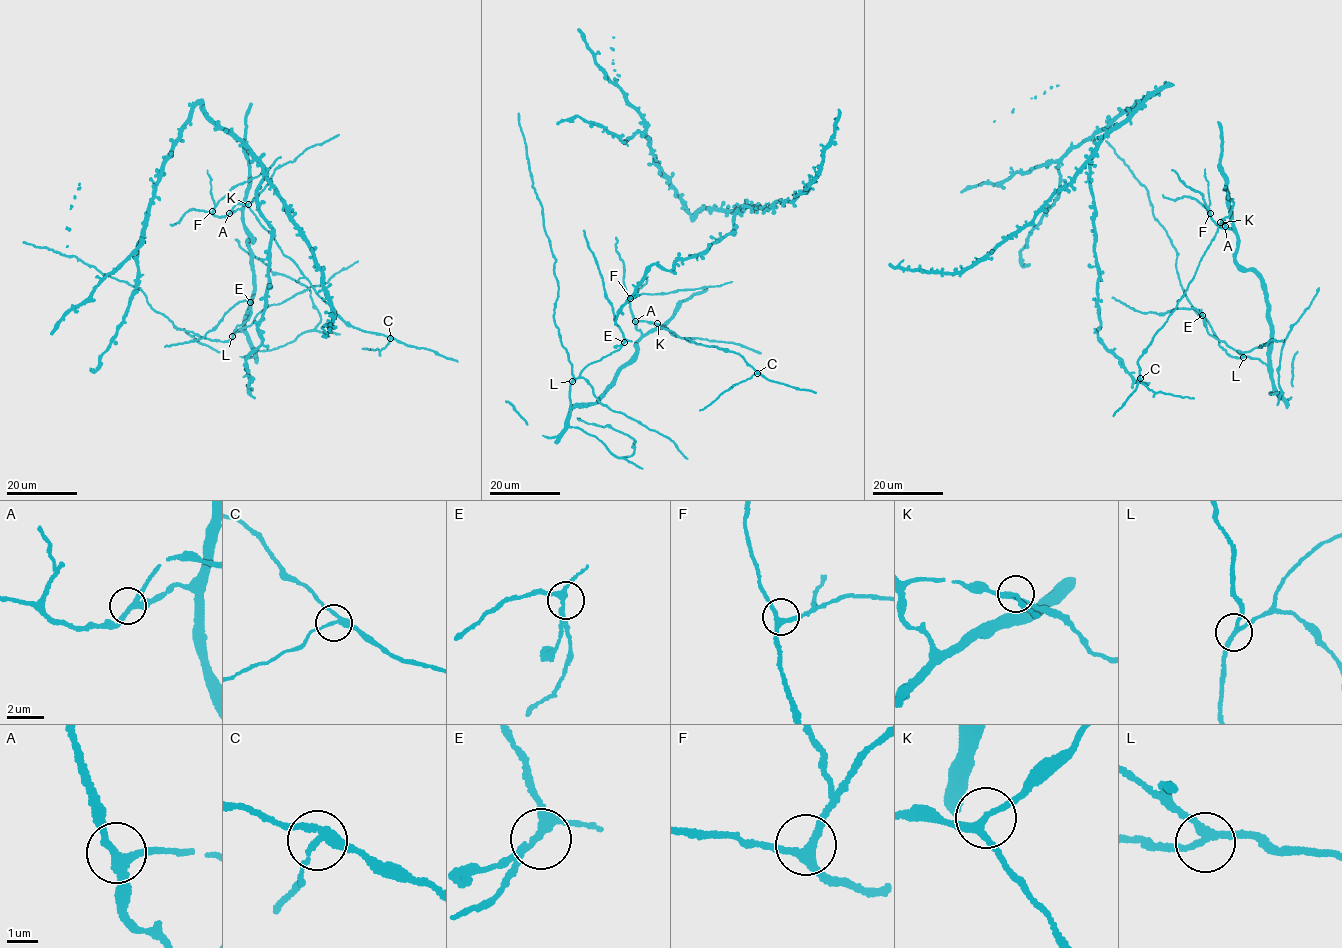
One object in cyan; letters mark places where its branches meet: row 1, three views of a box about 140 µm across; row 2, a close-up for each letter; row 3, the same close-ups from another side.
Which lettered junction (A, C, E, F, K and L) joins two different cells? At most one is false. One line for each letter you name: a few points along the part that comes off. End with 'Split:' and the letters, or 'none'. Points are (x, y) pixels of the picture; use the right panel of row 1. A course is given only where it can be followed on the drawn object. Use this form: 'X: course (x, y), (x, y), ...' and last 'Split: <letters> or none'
C: course (1140, 378), (1155, 392), (1193, 398)
Split: C

